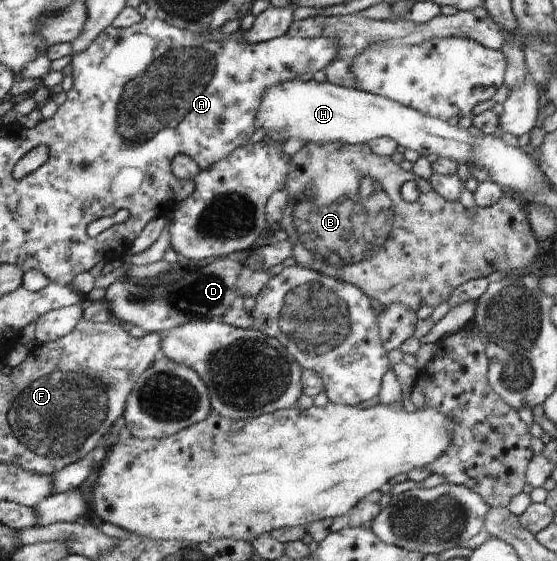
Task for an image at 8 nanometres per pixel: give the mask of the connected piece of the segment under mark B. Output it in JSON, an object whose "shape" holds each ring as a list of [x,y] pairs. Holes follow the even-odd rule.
{"shape":[[[335,141],[327,144],[315,144],[307,142],[293,156],[292,171],[290,171],[285,181],[283,190],[287,193],[287,204],[283,209],[283,216],[278,223],[281,223],[282,231],[285,231],[289,236],[287,240],[293,245],[291,257],[297,261],[298,266],[311,268],[312,271],[320,272],[325,276],[330,276],[334,279],[343,280],[346,283],[352,284],[354,287],[360,288],[364,295],[382,306],[389,306],[394,302],[405,305],[413,312],[417,312],[422,306],[431,305],[435,308],[440,306],[443,301],[449,299],[451,291],[465,283],[465,281],[476,280],[479,278],[487,278],[487,276],[497,271],[507,272],[507,269],[525,269],[533,263],[539,247],[537,247],[537,239],[527,223],[527,217],[521,209],[523,197],[513,197],[512,192],[505,192],[502,199],[492,207],[481,208],[475,206],[471,209],[466,209],[458,200],[457,202],[449,202],[443,196],[433,190],[428,180],[422,179],[415,173],[404,171],[399,164],[394,163],[389,156],[377,156],[371,152],[371,149],[366,144],[349,144],[343,141]],[[413,180],[419,186],[421,194],[417,201],[410,203],[402,199],[400,196],[400,188],[405,181]]]}

